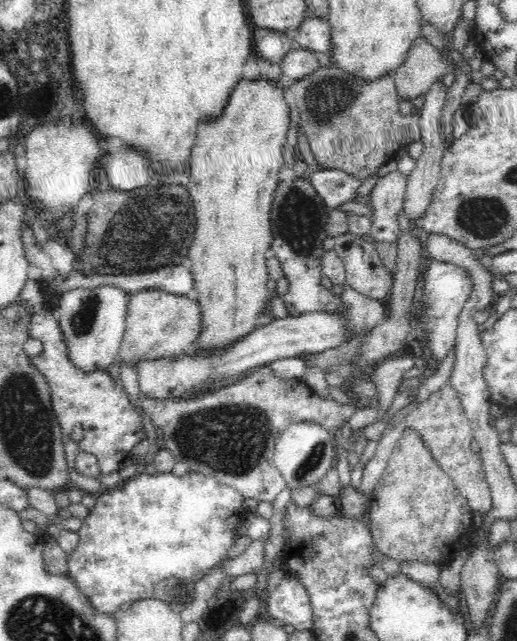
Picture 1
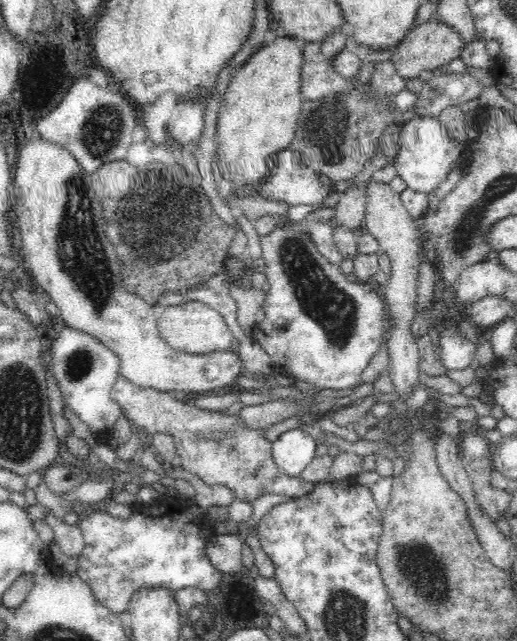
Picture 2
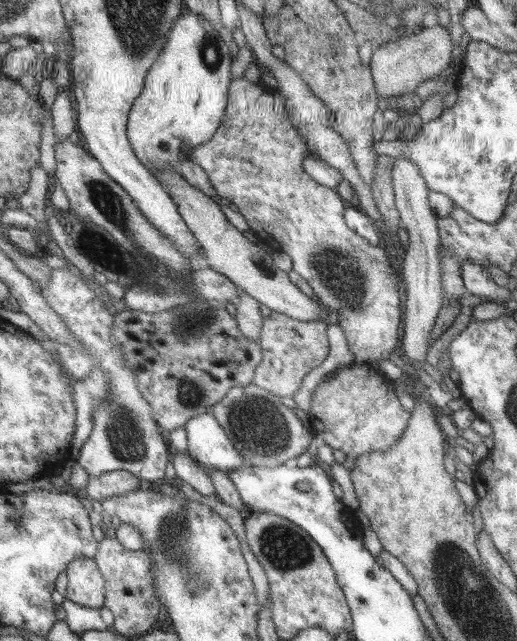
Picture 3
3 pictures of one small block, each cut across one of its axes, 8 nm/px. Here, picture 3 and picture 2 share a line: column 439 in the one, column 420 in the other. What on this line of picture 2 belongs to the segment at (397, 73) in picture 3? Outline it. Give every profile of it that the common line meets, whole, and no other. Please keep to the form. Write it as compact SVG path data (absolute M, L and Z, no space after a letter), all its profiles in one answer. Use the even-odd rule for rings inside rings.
M430 18L426 24L414 28L412 32L408 32L406 40L402 44L398 44L398 52L394 56L394 66L398 70L398 74L404 80L414 80L420 76L422 70L436 70L440 66L450 64L456 58L462 58L462 36L460 32L456 32L452 26L448 26L446 22L442 22L440 18Z

